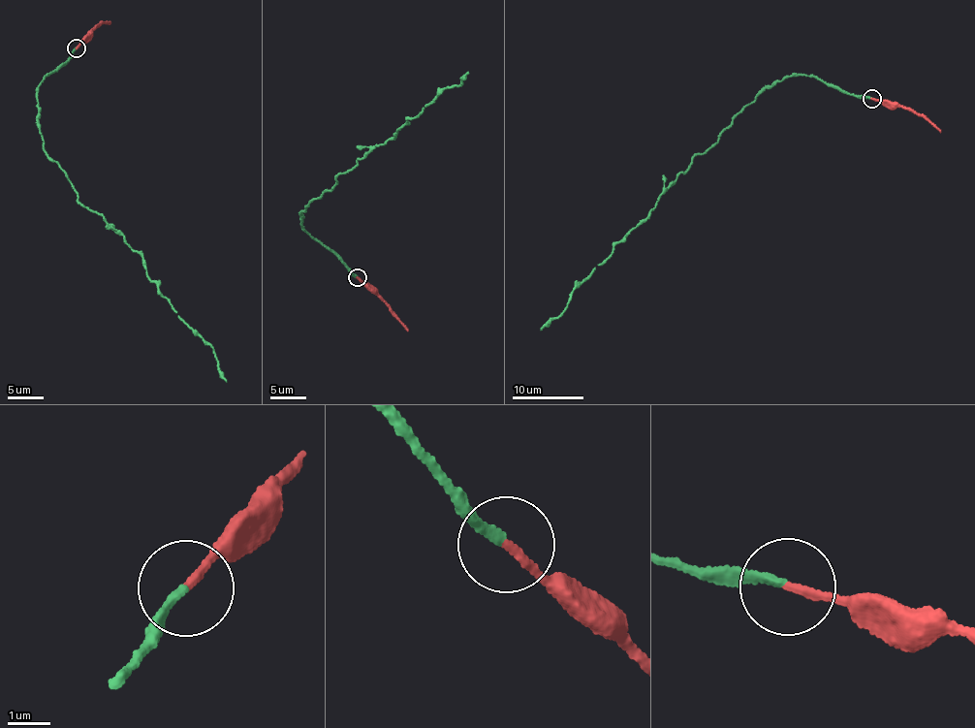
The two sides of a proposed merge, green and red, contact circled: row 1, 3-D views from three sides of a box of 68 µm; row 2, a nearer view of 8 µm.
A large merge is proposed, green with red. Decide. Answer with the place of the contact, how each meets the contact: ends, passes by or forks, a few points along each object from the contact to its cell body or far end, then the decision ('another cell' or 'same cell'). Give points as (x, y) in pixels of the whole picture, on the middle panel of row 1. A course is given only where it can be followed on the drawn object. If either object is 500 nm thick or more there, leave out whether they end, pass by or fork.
(357, 277) | green ends | red ends | green via (358, 277), (306, 231), (306, 205), (468, 73) | red via (358, 277), (408, 331) | another cell

